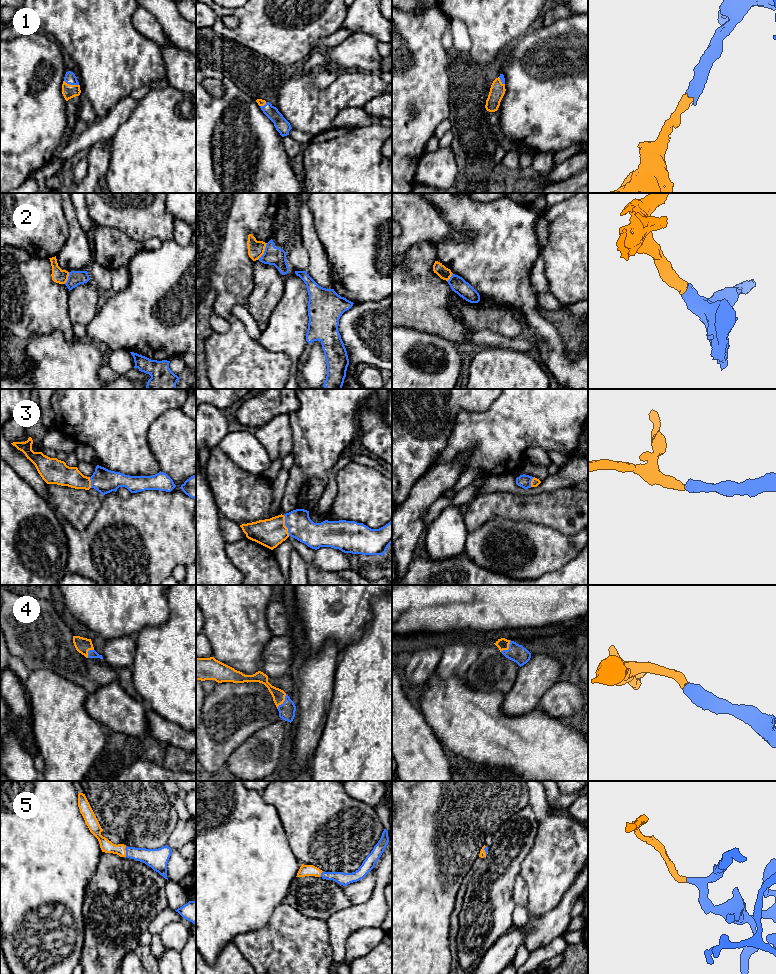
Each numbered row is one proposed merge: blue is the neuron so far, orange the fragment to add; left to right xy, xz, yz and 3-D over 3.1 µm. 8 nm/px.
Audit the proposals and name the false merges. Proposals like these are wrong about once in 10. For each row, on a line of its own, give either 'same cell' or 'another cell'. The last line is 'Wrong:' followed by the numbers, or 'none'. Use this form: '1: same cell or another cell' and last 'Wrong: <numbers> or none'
1: same cell
2: same cell
3: same cell
4: same cell
5: same cell
Wrong: none

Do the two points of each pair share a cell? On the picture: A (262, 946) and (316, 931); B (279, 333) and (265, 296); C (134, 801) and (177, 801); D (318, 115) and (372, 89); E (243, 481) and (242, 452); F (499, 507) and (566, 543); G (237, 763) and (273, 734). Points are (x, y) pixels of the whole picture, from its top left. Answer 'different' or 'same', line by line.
A: same
B: different
C: different
D: same
E: different
F: different
G: same

